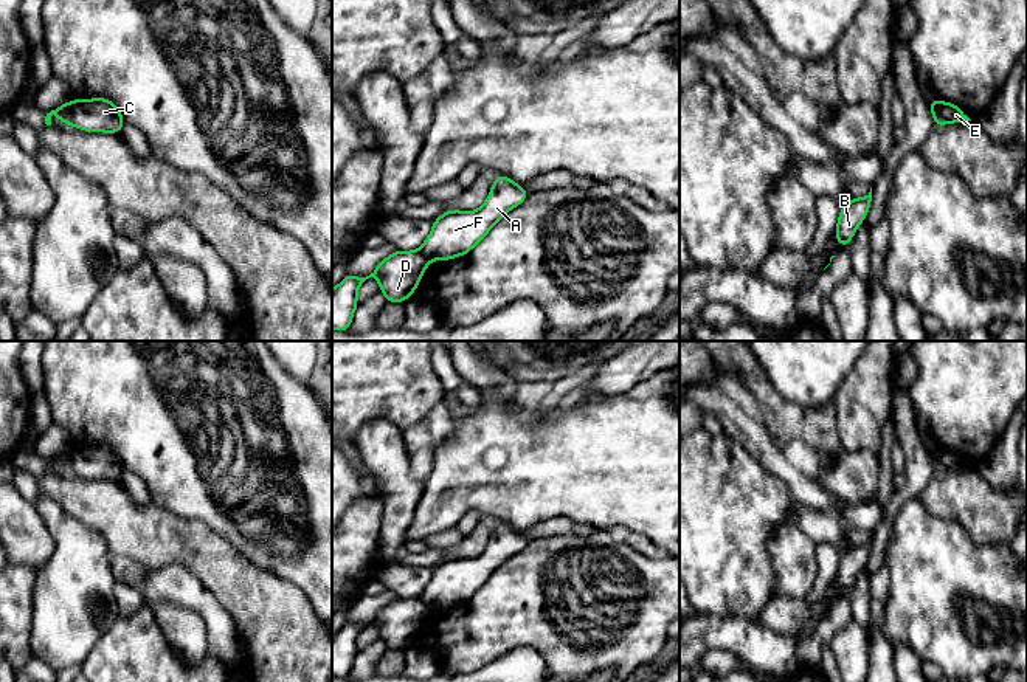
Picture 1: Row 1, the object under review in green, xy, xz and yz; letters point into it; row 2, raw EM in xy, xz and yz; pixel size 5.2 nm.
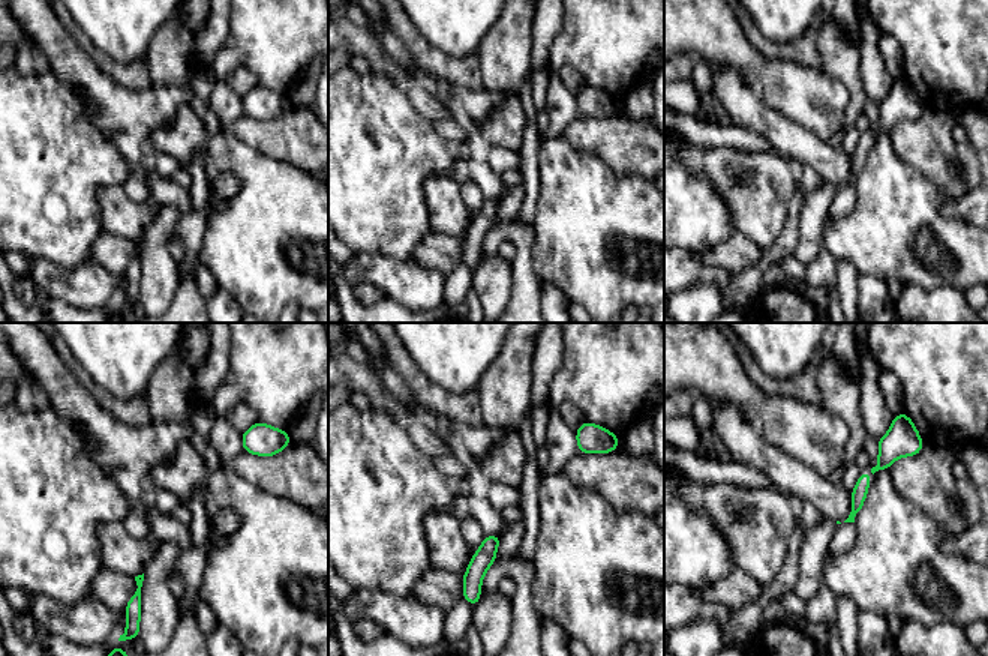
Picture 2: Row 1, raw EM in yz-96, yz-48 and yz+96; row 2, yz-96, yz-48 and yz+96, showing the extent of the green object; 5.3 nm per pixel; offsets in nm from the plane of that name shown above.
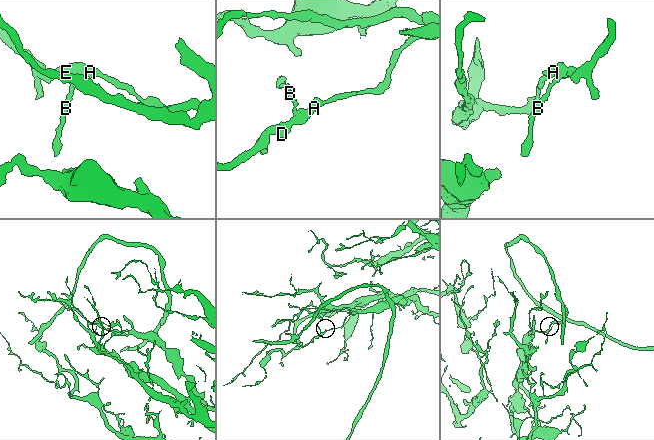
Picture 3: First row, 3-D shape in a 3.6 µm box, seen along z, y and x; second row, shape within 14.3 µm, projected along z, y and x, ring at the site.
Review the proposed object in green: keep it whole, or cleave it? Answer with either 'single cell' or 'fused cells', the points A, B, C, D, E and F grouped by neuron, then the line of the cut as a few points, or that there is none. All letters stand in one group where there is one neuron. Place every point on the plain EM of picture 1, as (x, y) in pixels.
fused cells; groups A B C F / D E; cut xy (73, 448), (70, 470)

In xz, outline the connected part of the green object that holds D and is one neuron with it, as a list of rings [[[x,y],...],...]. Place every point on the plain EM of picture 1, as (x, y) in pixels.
[[[394,598],[366,625],[346,622],[332,637],[332,676],[349,677],[358,653],[357,637],[366,626],[377,625],[380,628],[380,639],[386,649],[403,649],[414,640],[427,614],[428,608],[420,598]]]

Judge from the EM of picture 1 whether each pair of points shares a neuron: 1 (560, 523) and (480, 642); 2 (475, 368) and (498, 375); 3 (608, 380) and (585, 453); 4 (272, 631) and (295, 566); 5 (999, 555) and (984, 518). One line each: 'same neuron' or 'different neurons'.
1: different neurons
2: same neuron
3: different neurons
4: different neurons
5: different neurons

